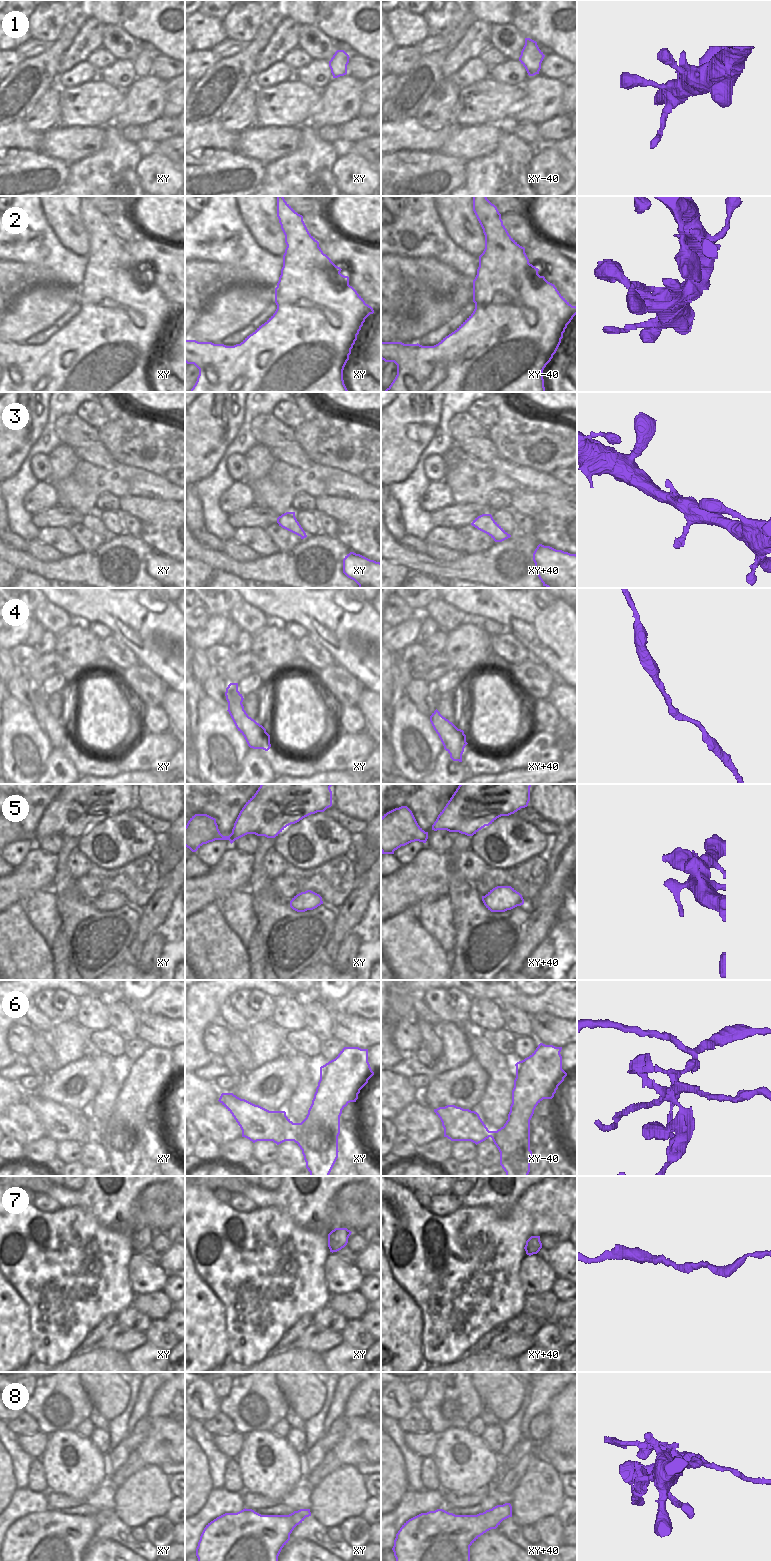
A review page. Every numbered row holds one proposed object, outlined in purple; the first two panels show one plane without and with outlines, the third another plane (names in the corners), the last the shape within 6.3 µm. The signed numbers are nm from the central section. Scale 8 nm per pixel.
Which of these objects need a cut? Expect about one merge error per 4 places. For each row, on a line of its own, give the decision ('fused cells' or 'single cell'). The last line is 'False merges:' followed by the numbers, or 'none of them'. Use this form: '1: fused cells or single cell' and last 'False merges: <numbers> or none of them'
1: single cell
2: single cell
3: single cell
4: single cell
5: single cell
6: fused cells
7: single cell
8: fused cells
False merges: 6, 8

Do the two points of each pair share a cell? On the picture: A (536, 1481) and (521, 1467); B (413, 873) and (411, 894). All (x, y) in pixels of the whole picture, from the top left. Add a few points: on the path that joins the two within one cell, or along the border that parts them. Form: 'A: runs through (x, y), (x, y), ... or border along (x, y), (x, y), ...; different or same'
A: border along (535, 1454), (532, 1456), (526, 1473), (514, 1491); different
B: runs through (413, 878), (411, 889); same

